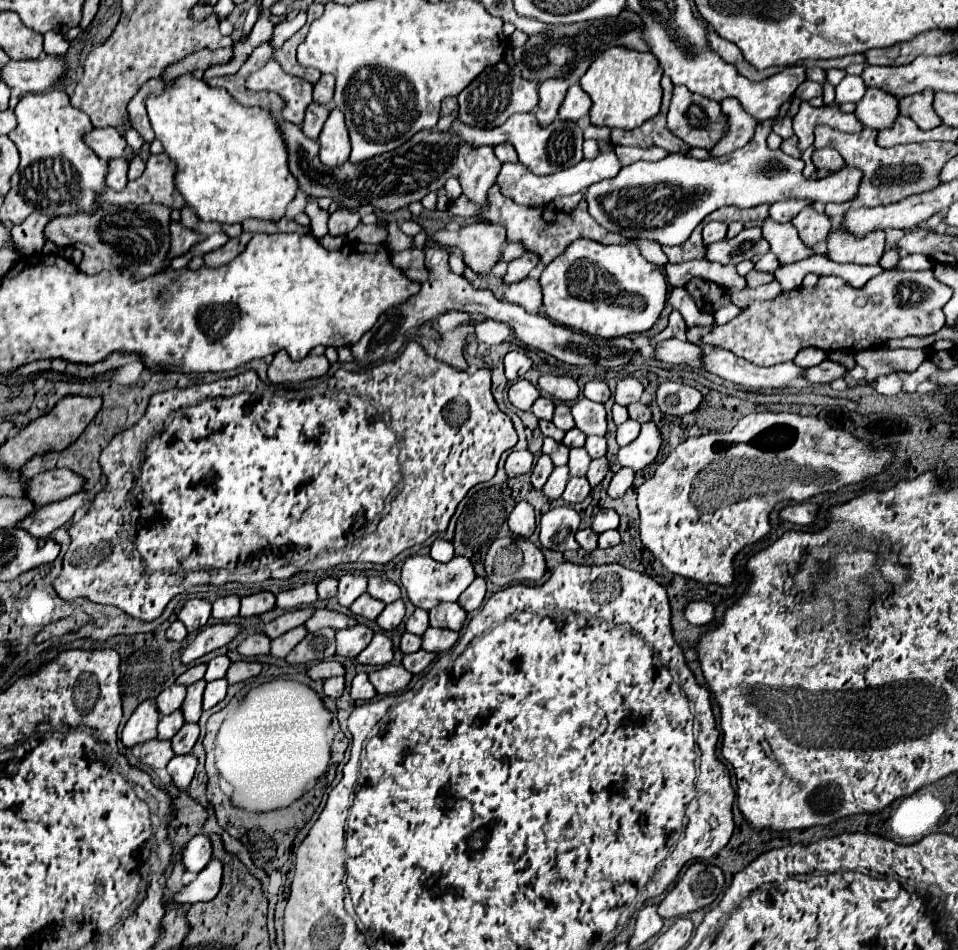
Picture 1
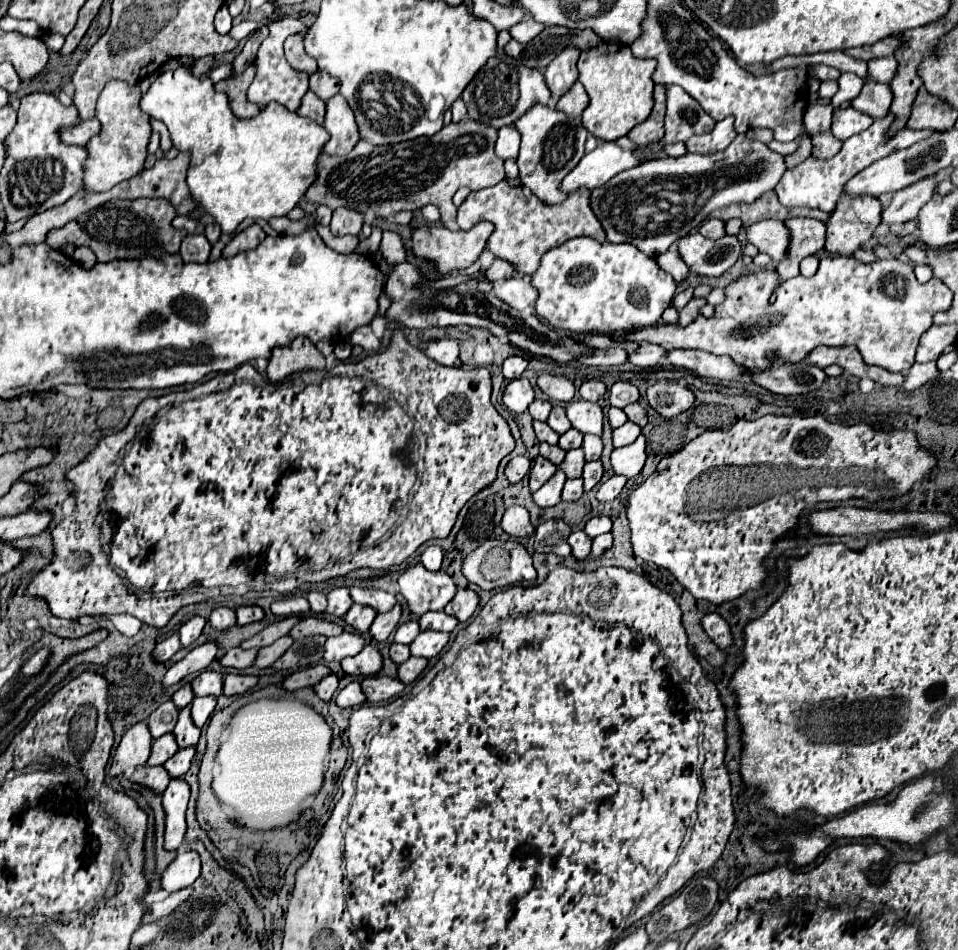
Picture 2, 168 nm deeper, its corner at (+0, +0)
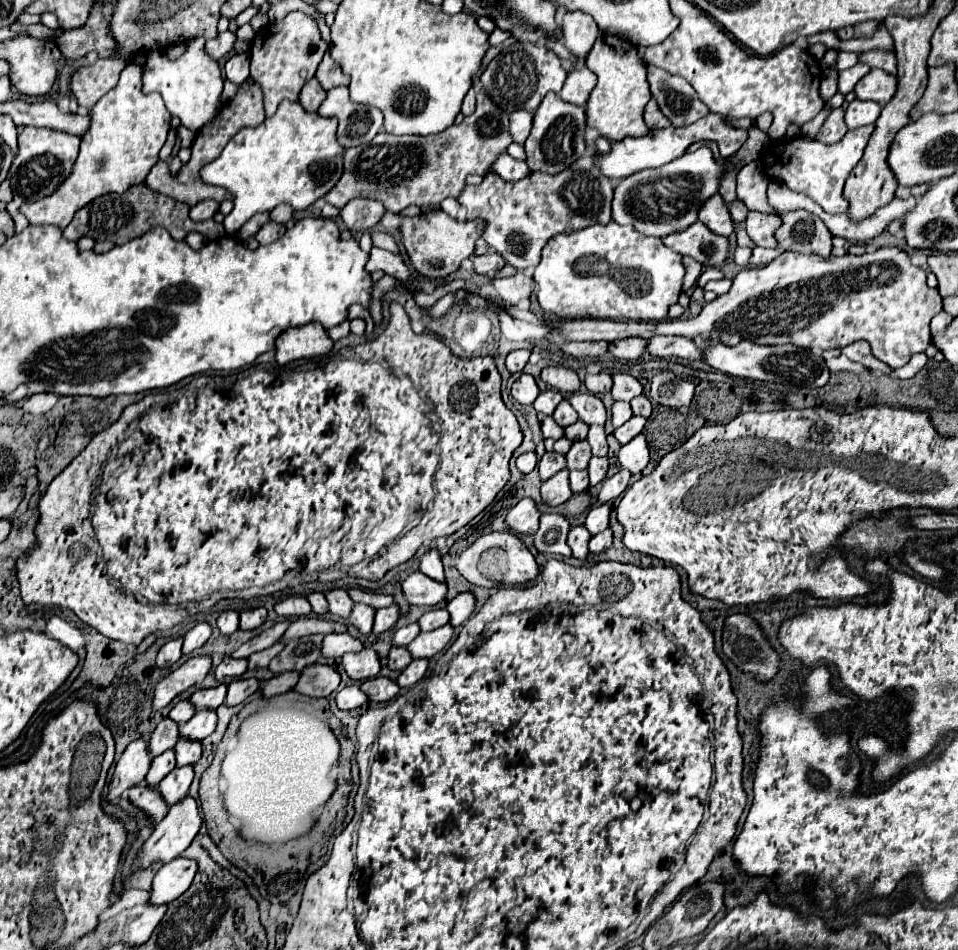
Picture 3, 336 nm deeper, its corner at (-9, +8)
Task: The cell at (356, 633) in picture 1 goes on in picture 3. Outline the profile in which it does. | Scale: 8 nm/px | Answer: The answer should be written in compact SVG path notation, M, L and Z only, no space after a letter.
M348 632L344 634L328 634L322 642L322 656L324 658L340 658L346 652L360 652L364 646L358 638L352 638Z

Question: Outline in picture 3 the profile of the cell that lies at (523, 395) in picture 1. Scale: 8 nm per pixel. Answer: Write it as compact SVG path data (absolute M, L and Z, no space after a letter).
M522 374L514 384L512 384L512 396L520 402L520 404L524 404L524 406L528 406L528 404L532 404L534 400L536 400L536 396L538 396L538 386L536 386L536 380L530 376L530 374Z

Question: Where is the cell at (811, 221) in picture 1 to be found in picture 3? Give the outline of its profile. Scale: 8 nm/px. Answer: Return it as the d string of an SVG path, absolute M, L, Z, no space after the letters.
M810 212L780 214L782 226L776 230L778 246L798 254L818 254L828 258L832 250L832 236L826 224Z

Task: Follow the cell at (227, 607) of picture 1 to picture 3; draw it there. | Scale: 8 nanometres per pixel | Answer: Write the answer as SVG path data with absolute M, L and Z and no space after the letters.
M230 610L230 612L222 612L220 618L218 618L218 630L224 634L224 636L230 636L238 630L238 612Z

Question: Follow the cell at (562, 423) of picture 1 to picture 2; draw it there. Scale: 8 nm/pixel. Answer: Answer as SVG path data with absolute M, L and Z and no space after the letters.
M557 404L557 406L553 406L551 416L549 416L547 424L549 424L553 430L557 430L559 434L565 434L565 432L571 428L569 418L567 418L567 414L565 414L565 408L563 408L563 406L559 406L559 404Z

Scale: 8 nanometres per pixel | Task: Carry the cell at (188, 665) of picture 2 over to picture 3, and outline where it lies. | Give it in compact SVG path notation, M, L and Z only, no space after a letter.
M198 656L198 658L190 658L180 668L176 668L170 676L162 678L154 688L154 700L152 700L154 712L166 708L176 696L186 692L194 684L202 682L210 666L212 666L212 660L208 656Z

